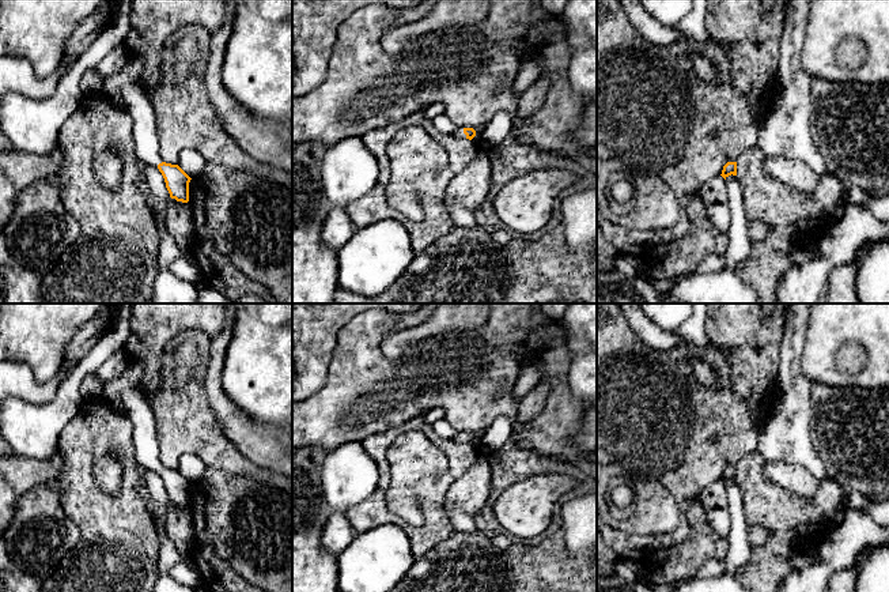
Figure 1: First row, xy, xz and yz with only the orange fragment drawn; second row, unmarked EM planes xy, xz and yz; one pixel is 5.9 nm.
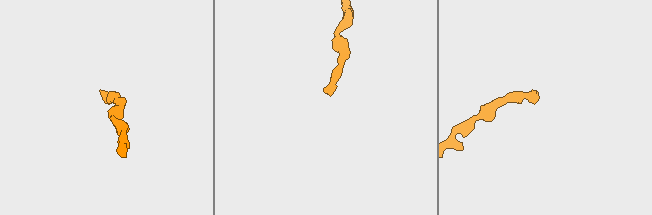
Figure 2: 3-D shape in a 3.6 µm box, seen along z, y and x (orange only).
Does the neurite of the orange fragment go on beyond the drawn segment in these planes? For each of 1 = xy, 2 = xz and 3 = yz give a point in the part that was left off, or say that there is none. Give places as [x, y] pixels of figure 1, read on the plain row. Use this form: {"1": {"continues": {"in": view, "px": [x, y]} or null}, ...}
{"1": {"continues": {"in": "xy", "px": [144, 429]}}, "2": {"continues": {"in": "xz", "px": [458, 438]}}, "3": {"continues": null}}

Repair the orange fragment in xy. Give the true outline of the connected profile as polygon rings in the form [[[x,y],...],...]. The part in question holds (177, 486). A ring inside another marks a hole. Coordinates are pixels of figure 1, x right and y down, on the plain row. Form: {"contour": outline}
{"contour": [[[140,387],[122,391],[120,397],[133,426],[132,441],[136,460],[145,468],[159,474],[171,504],[188,508],[192,483],[178,470],[162,465],[154,412]]]}

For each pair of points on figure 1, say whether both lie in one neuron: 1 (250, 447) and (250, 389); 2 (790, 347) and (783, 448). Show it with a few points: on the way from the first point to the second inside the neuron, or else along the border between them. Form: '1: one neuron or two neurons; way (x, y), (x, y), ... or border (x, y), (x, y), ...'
1: two neurons; border (227, 396), (250, 417), (277, 426)
2: one neuron; way (790, 372), (789, 423)

